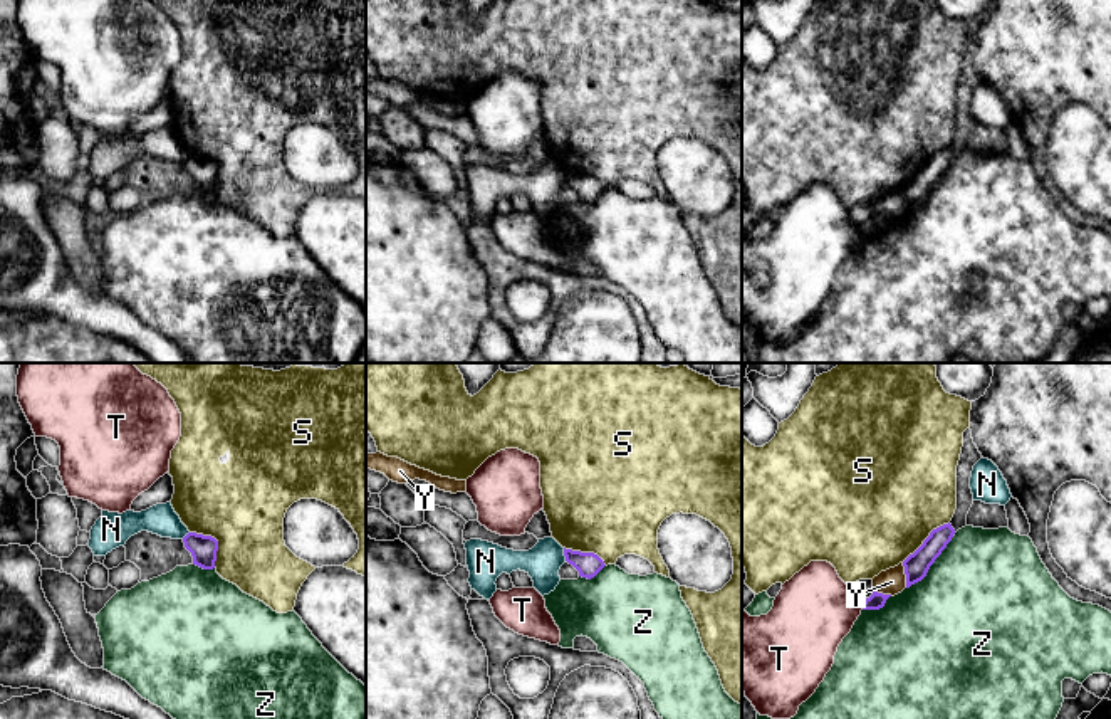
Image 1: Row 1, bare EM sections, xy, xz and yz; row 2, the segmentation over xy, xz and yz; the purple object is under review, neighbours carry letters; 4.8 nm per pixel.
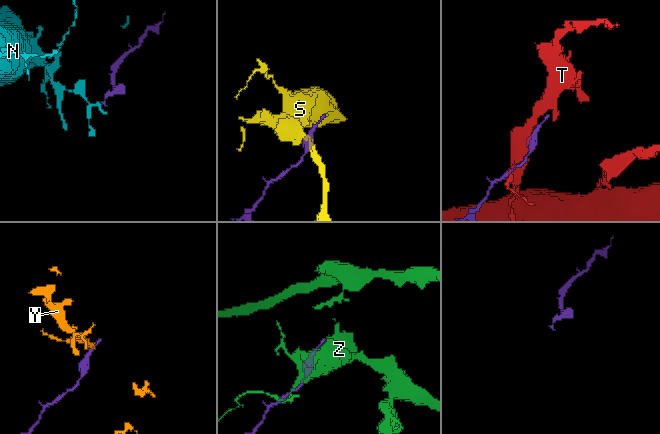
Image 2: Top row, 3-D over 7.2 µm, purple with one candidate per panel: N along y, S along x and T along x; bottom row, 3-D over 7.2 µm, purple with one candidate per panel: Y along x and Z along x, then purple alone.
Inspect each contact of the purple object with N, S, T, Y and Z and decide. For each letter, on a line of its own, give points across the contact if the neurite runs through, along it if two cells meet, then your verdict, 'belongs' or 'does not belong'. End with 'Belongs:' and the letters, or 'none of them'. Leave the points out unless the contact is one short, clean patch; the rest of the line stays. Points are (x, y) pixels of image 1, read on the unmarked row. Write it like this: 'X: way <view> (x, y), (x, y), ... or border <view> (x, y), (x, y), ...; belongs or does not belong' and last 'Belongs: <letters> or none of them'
N: border xz (563, 172), (566, 183); does not belong
S: does not belong
T: does not belong
Y: border yz (902, 187), (907, 210); does not belong
Z: does not belong
Belongs: none of them

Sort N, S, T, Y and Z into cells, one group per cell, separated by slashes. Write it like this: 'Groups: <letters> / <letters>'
Groups: N / S / T / Y / Z

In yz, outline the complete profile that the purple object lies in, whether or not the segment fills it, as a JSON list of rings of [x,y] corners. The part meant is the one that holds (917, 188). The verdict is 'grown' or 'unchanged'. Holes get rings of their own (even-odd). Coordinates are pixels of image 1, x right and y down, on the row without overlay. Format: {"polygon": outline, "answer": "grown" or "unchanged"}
{"polygon": [[[950,146],[933,153],[923,168],[903,185],[906,212],[926,200],[930,190],[952,165],[953,158],[955,153]]], "answer": "unchanged"}

